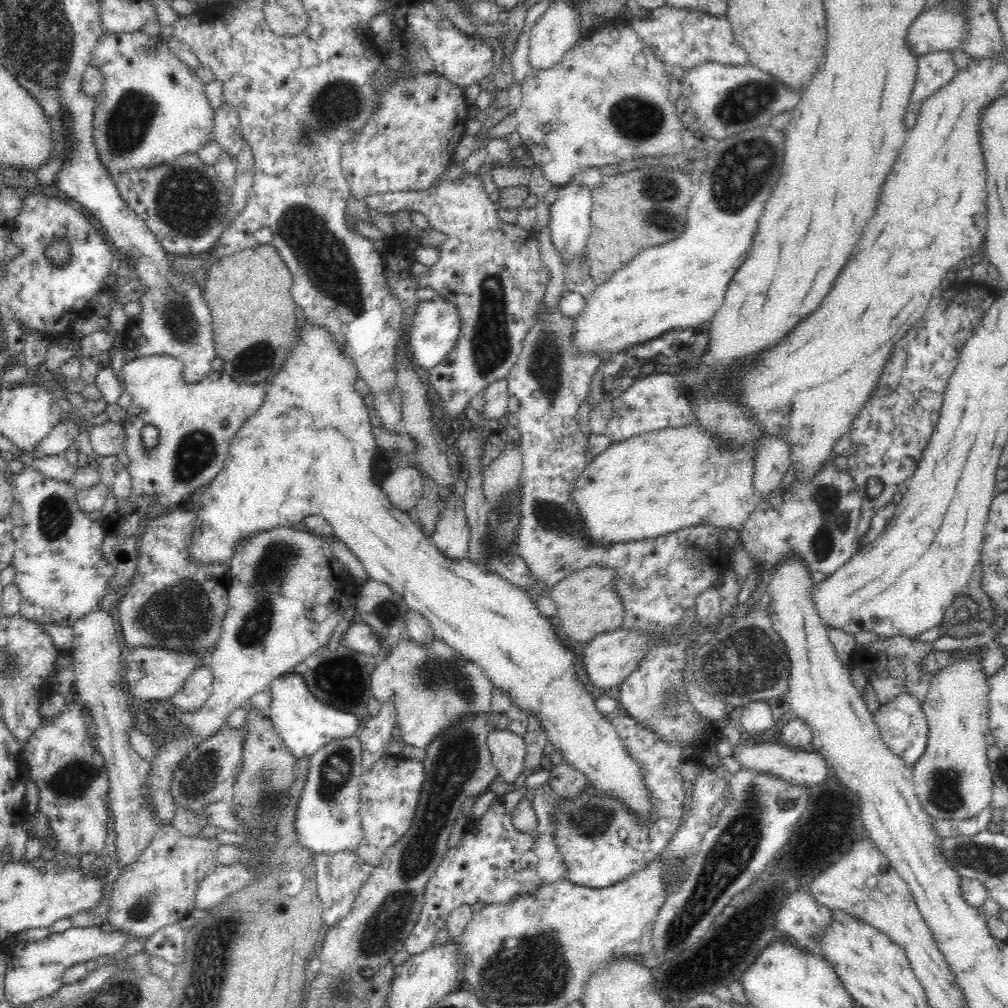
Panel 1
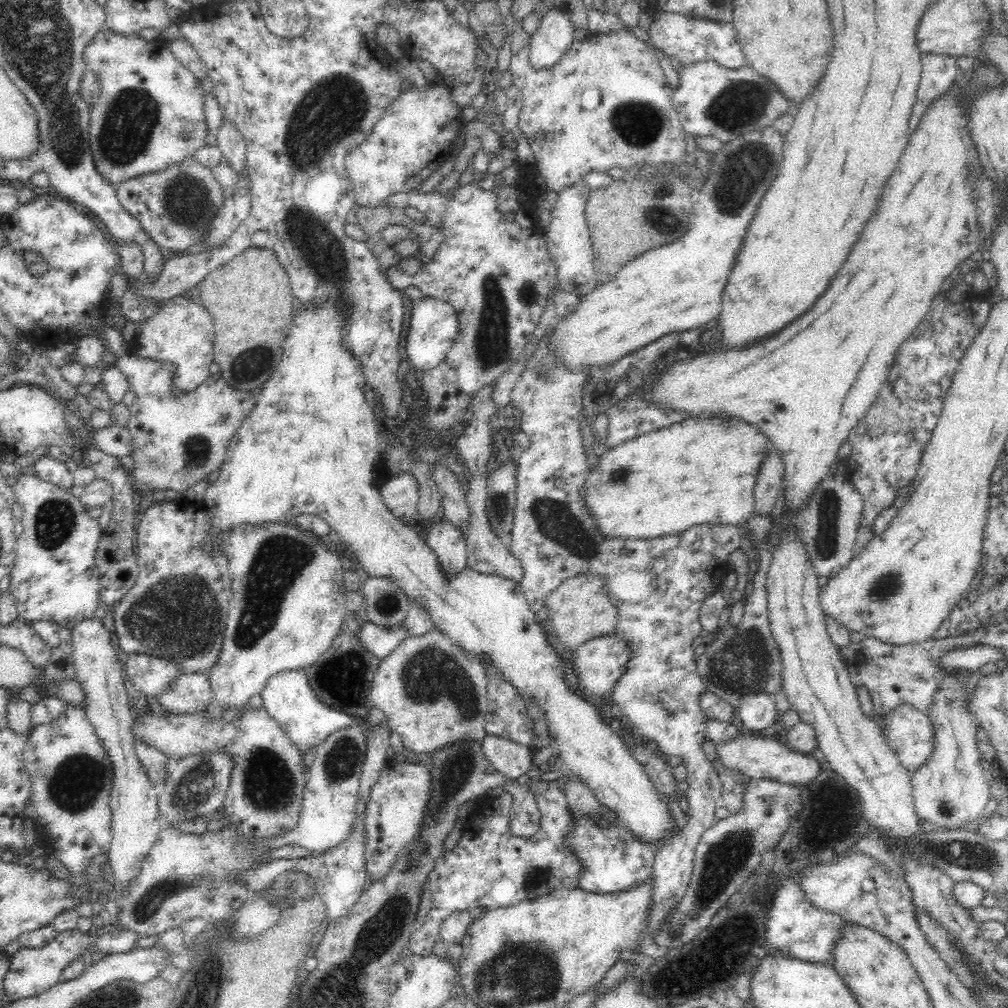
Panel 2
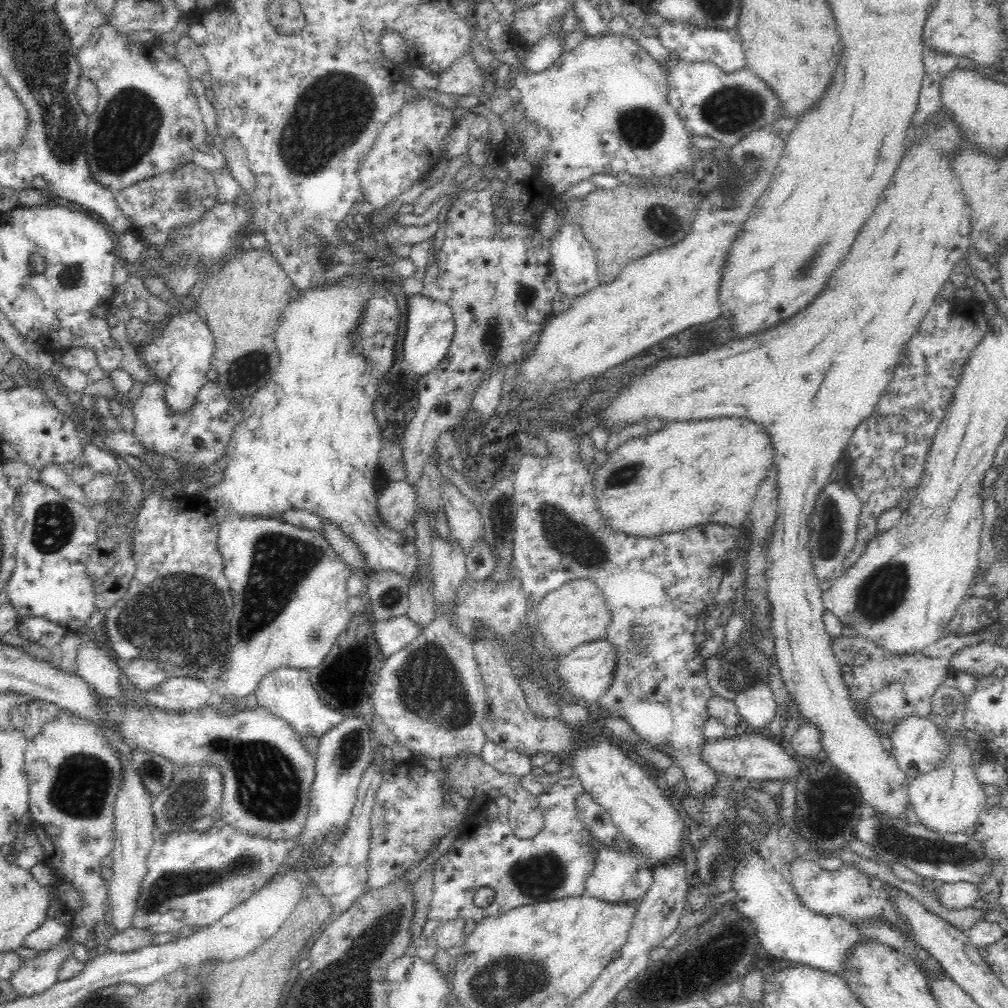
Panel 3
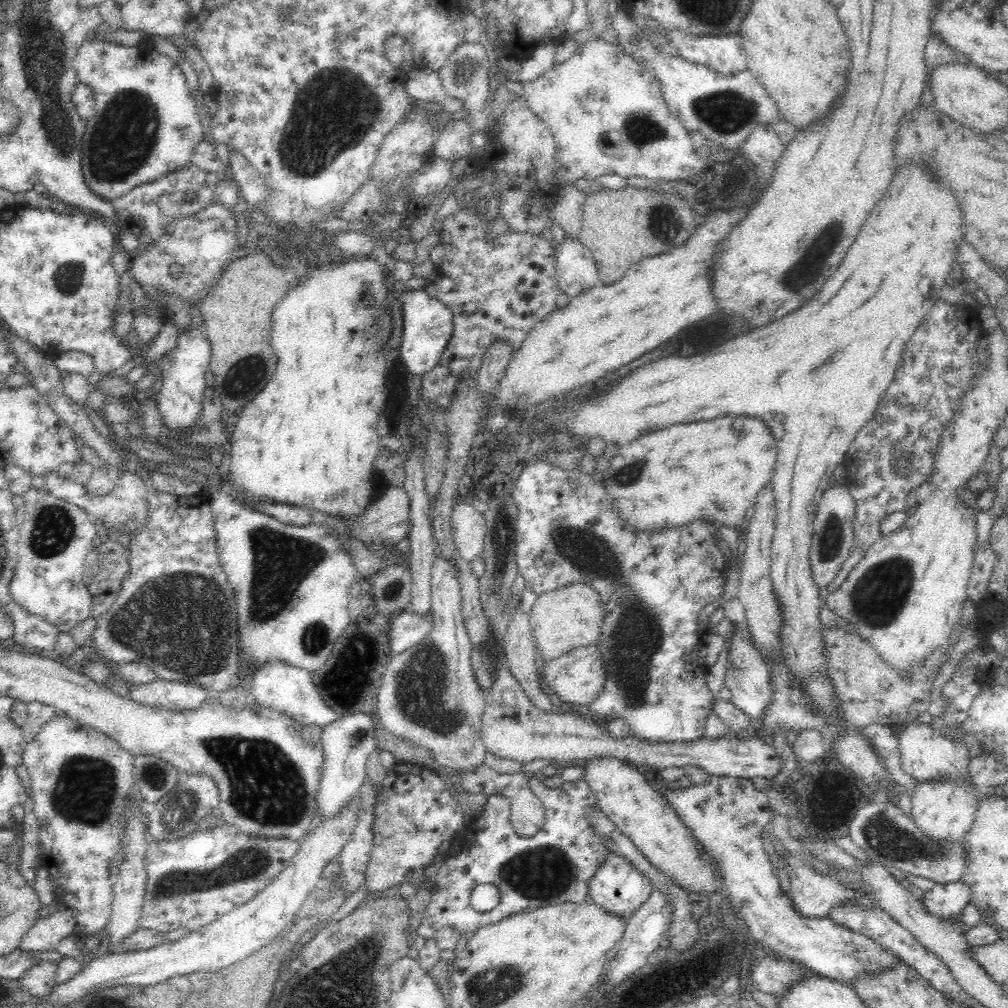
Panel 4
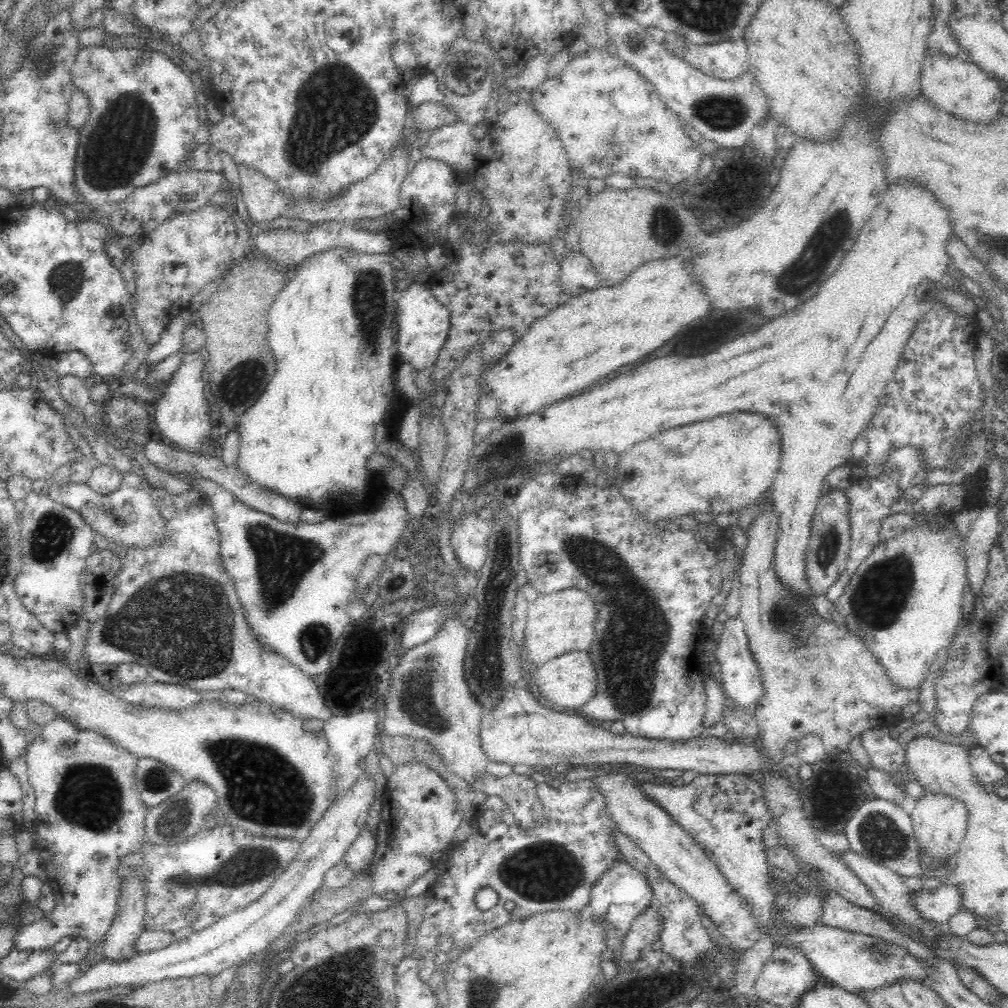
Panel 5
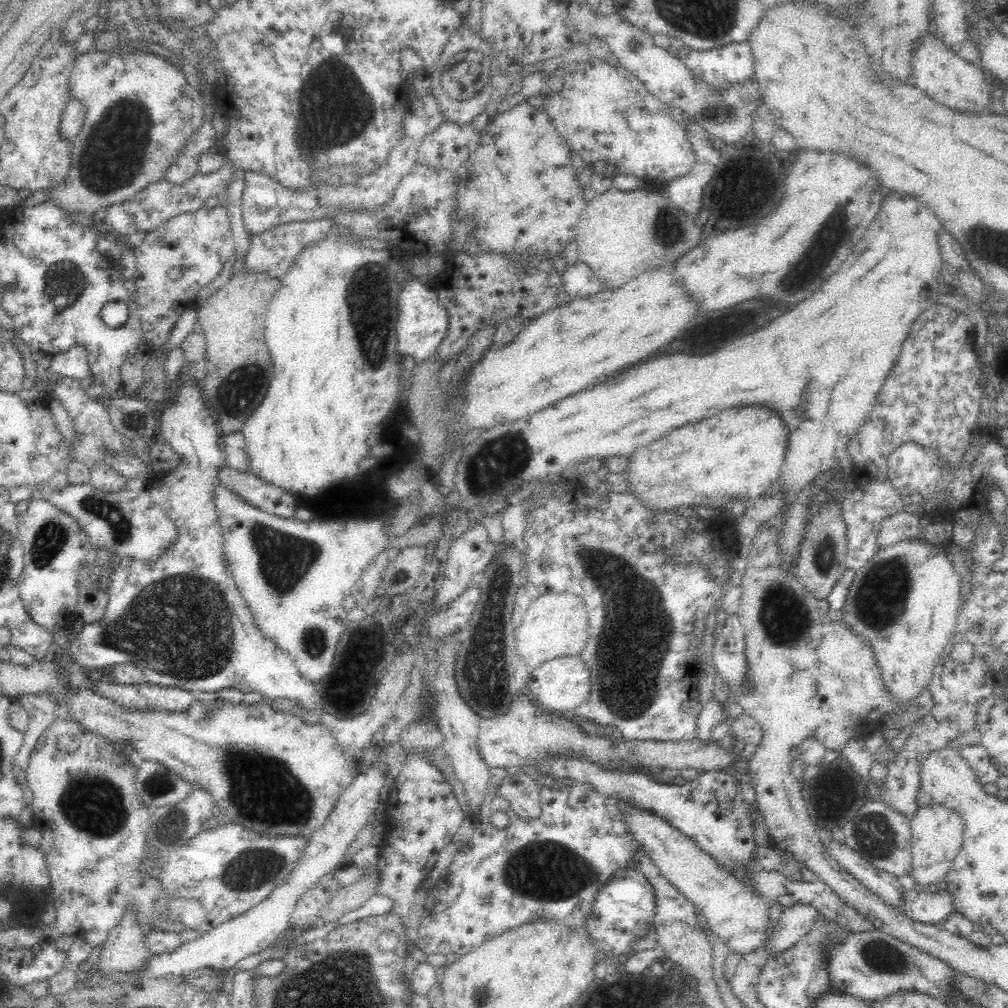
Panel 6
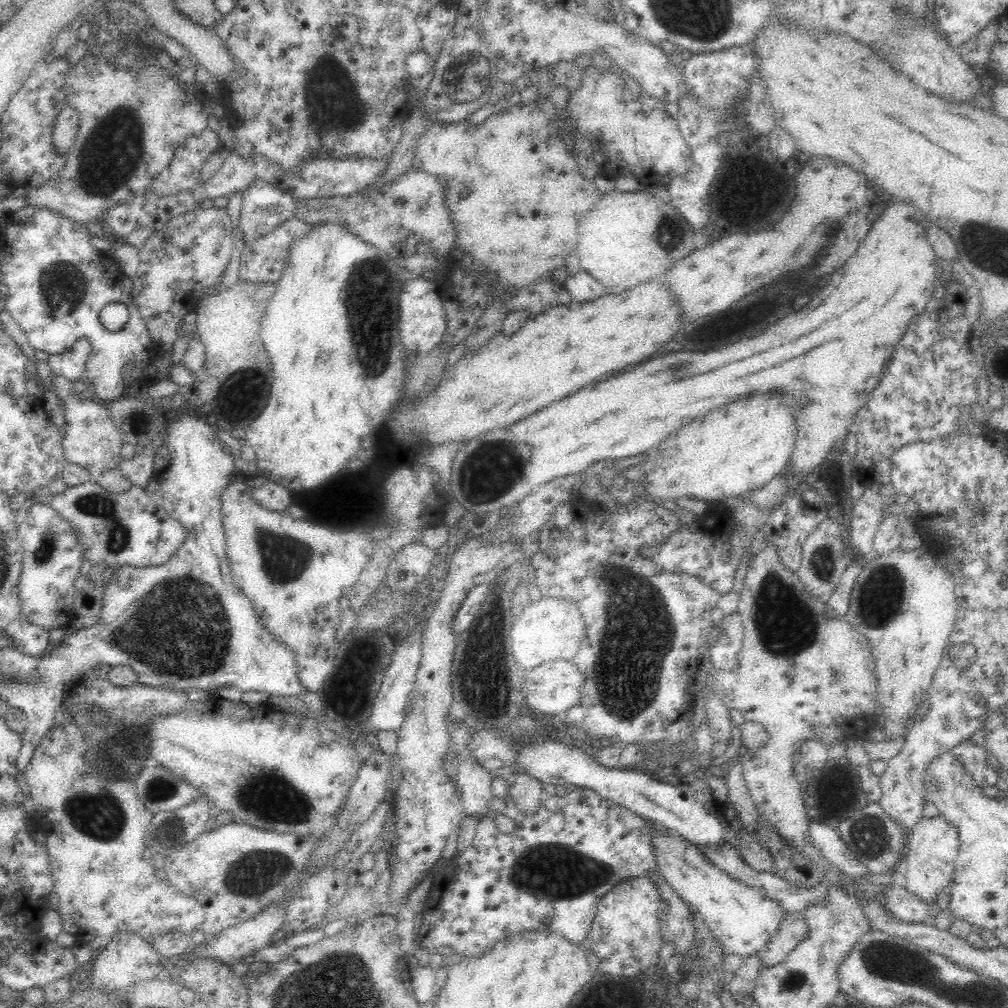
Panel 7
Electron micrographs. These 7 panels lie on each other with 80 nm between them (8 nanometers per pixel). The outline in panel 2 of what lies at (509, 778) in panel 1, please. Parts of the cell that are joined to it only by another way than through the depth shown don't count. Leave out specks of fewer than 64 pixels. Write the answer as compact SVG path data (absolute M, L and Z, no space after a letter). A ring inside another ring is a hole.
M487 734L481 749L492 766L510 780L522 780L532 766L532 750L508 739Z

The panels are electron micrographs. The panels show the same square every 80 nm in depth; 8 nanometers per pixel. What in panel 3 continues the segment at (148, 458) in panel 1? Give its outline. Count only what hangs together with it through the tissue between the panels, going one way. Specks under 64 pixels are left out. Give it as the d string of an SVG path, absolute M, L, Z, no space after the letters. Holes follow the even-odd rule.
M110 322L108 324L112 338L124 353L120 368L132 375L133 382L142 382L144 388L140 396L131 403L136 419L134 435L148 451L156 454L172 456L185 464L186 475L196 472L218 461L226 454L234 428L243 418L245 403L230 402L215 381L208 381L196 397L194 406L186 414L173 414L164 401L163 382L147 366L143 364L136 353L137 345L128 340L127 328L129 322Z

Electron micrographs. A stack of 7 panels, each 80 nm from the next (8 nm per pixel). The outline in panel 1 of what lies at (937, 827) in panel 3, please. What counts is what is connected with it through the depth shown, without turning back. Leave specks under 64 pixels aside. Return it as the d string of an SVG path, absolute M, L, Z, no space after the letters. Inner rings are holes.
M956 651L956 653L958 653L959 657L957 658L957 661L952 661L948 666L945 666L943 669L939 669L934 676L932 677L931 680L931 685L930 685L930 692L928 692L928 698L926 698L926 702L924 702L921 707L923 708L923 711L925 712L927 721L928 721L928 726L929 726L929 735L928 735L928 742L926 745L926 750L924 751L924 754L914 763L914 766L911 766L911 768L913 769L913 785L914 785L914 792L916 793L916 797L918 797L918 801L920 801L920 807L922 807L922 809L924 809L924 811L926 811L926 813L928 813L928 815L930 815L930 817L932 817L932 819L934 819L935 821L939 821L939 820L956 820L956 821L961 821L961 820L966 820L969 818L974 818L979 812L982 812L982 810L984 810L984 808L986 808L988 805L991 804L991 796L992 796L992 773L991 769L989 769L989 763L988 763L988 759L986 758L986 741L984 741L984 732L986 732L986 730L988 731L988 681L986 676L984 675L984 673L982 673L982 665L980 665L980 661L974 659L974 655L971 656L971 662L968 661L970 660L970 657L968 657L969 654L974 654L973 653L967 653L967 652L960 652L960 651Z

